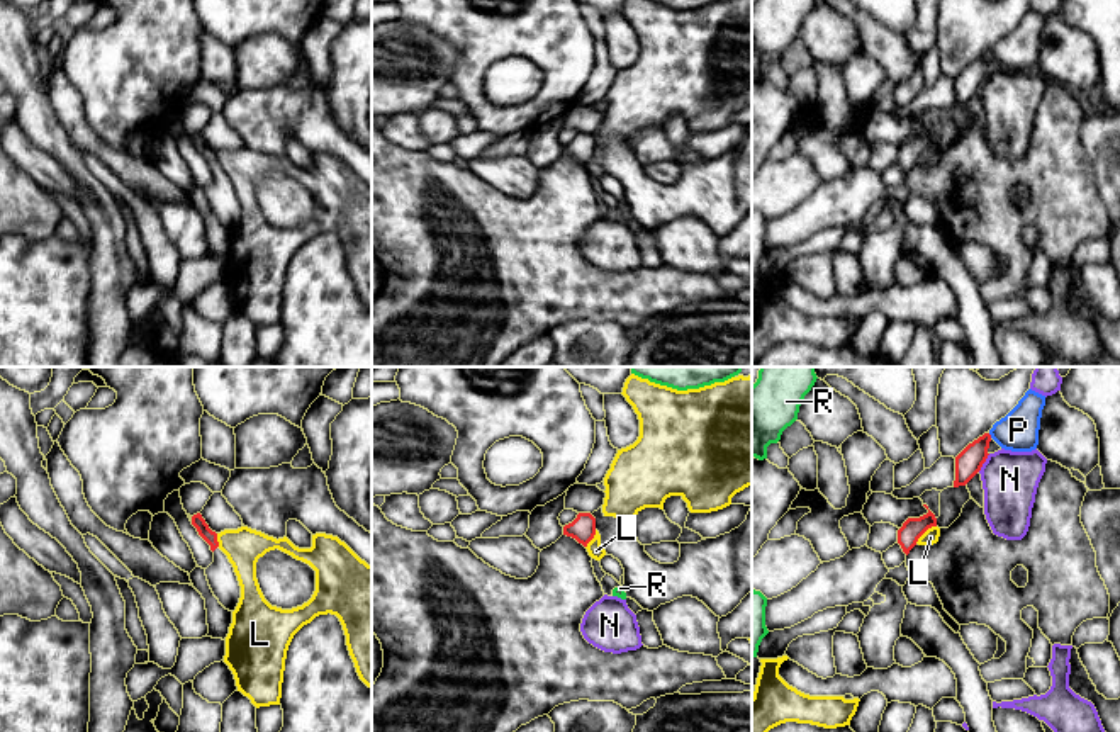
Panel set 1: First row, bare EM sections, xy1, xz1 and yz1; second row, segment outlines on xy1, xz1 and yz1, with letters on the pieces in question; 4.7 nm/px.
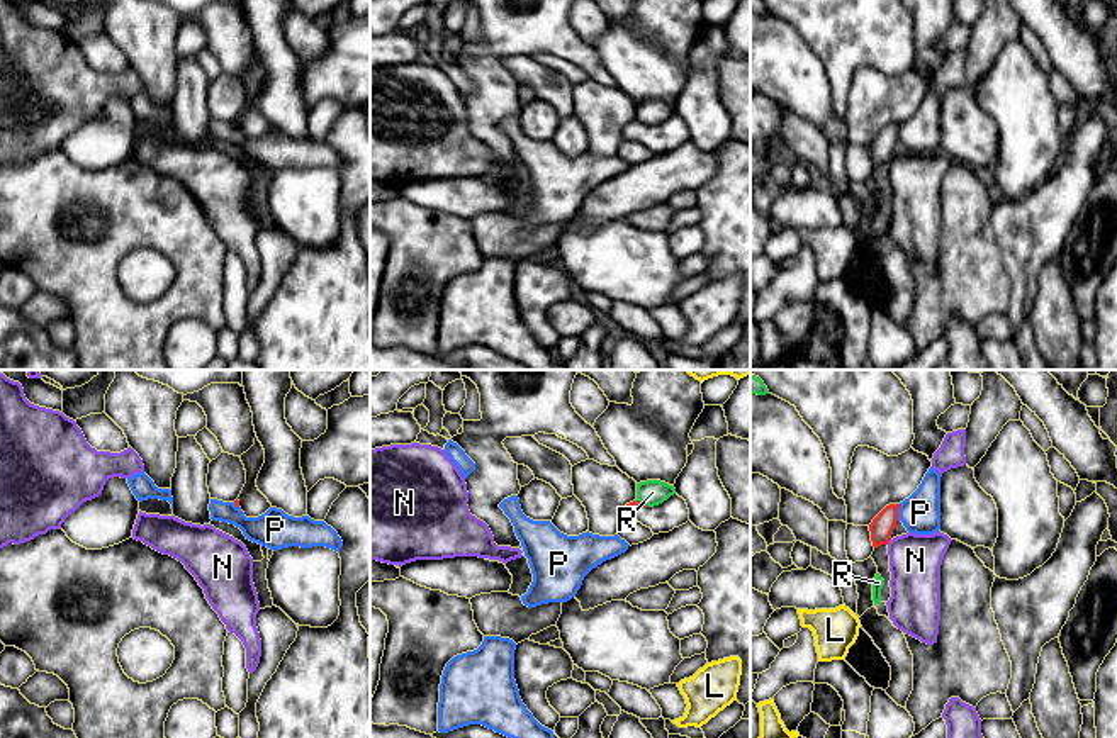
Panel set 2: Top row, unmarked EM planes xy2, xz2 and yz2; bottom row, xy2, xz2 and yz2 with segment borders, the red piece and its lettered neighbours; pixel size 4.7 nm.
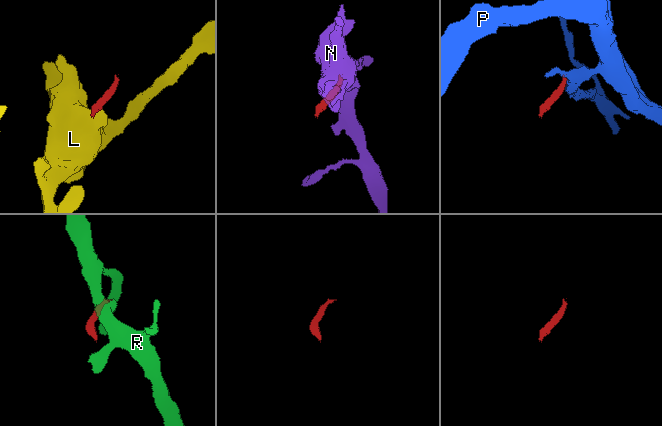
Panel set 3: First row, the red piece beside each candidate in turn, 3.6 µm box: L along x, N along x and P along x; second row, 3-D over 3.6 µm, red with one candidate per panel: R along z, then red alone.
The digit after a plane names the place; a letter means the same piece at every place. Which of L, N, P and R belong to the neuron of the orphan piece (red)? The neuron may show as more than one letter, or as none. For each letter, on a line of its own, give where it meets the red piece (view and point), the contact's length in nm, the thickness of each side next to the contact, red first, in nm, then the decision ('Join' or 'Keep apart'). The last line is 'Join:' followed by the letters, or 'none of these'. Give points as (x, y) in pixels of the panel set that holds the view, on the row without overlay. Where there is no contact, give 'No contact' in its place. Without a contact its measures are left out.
L: Touches red at yz1 (925, 150). Shared border 130 nm. Thickness 100 nm (red) against 70 nm. Keep apart
N: Touches red at yz1 (985, 80). Shared border 110 nm. Thickness 120 nm (red) against 260 nm. Keep apart
P: Touches red at yz2 (897, 133). Shared border 80 nm. Thickness 110 nm (red) against 190 nm. Keep apart
R: Touches red at xz2 (642, 124). Shared border 70 nm. Thickness 50 nm (red) against 130 nm. Keep apart
Join: none of these

